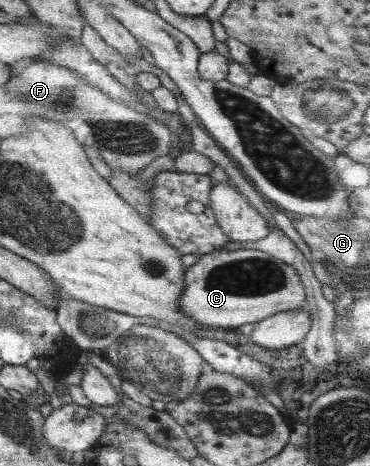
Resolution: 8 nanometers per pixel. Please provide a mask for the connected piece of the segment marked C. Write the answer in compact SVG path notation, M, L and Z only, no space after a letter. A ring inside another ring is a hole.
M219 249L203 254L195 264L186 268L184 278L185 289L178 304L186 316L196 319L201 325L239 327L245 323L255 324L274 313L299 309L306 305L306 293L295 268L255 249Z

